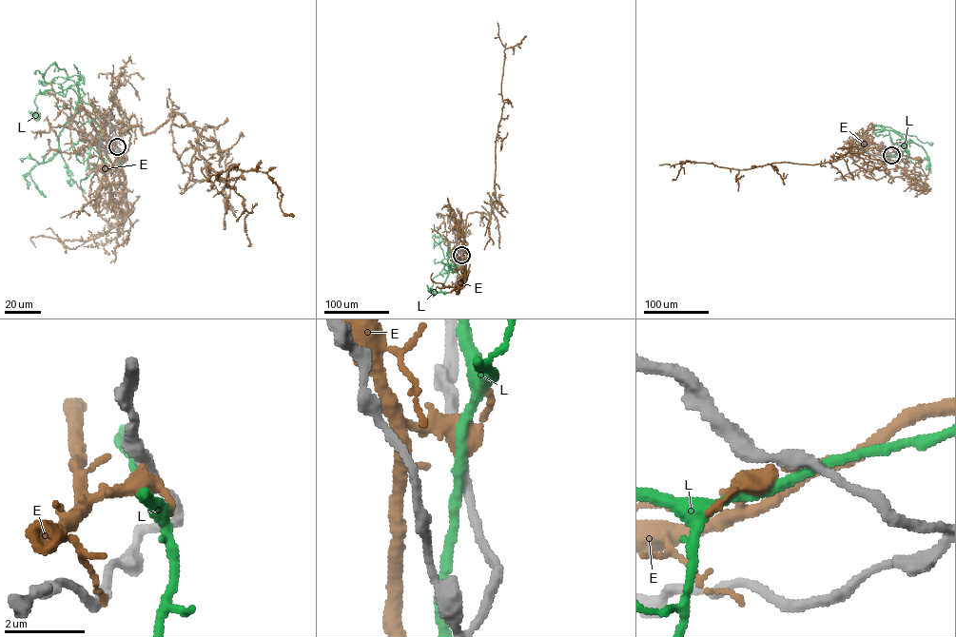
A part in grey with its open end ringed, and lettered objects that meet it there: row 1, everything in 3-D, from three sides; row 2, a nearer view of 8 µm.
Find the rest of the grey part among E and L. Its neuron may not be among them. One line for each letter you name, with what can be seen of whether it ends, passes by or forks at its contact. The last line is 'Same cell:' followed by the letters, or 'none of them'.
E: it passes by
Same cell: E

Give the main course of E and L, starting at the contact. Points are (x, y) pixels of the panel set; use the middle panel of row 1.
E: (461, 255), (457, 239), (458, 229), (463, 231), (466, 258), (463, 282)
L: (461, 256), (457, 269), (446, 264), (433, 279), (430, 290), (433, 295)

